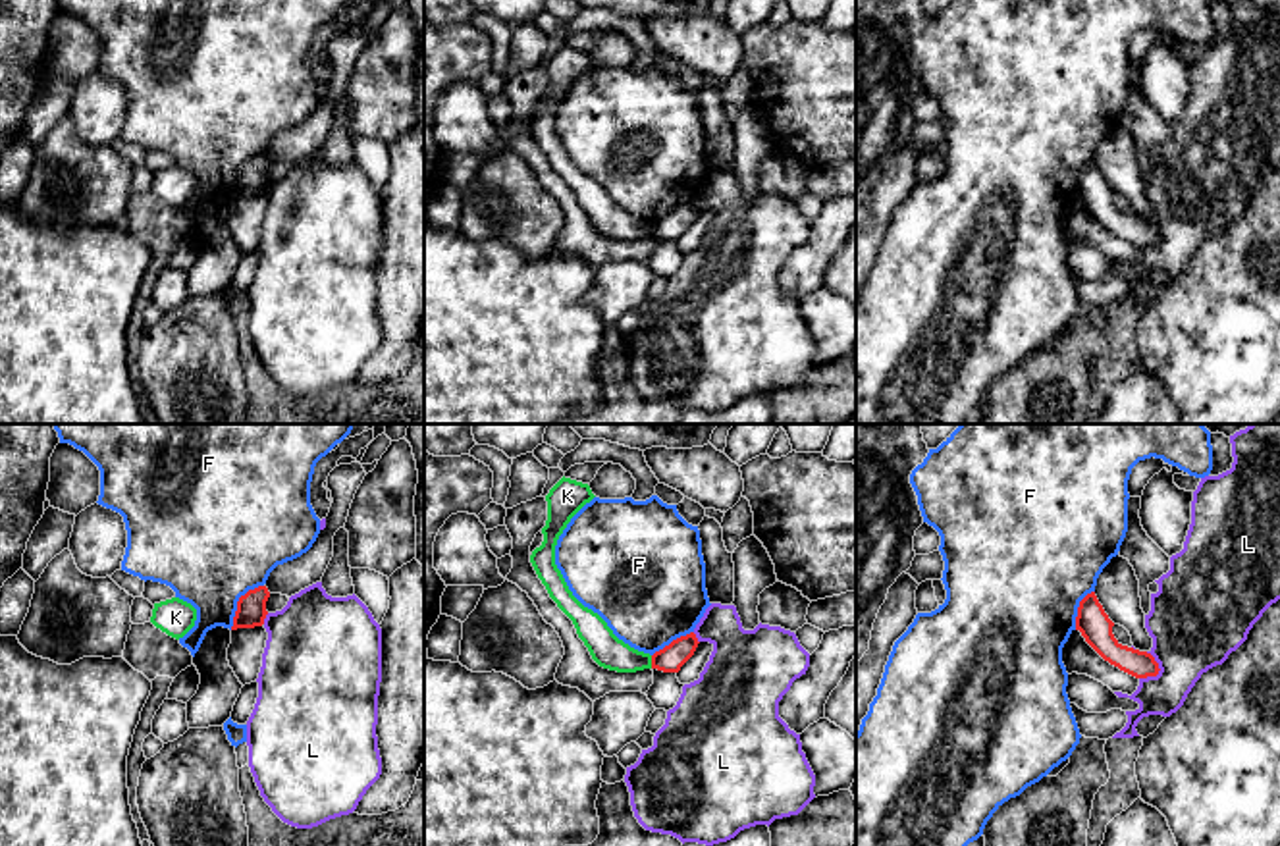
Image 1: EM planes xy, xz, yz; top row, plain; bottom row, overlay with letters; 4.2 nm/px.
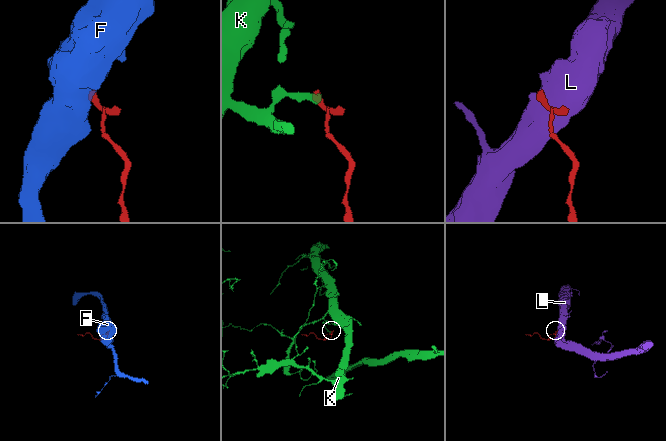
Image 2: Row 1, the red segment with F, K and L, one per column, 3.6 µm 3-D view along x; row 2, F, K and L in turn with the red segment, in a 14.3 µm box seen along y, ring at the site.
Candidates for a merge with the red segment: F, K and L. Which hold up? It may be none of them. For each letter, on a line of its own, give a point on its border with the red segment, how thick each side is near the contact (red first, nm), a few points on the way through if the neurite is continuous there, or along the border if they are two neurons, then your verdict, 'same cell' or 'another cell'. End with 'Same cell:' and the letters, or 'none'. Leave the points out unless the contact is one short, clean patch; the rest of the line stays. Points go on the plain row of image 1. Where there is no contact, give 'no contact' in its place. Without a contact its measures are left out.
F: contact xy (238, 170); calibres 130 and 460 nm; border xy (263, 153), (240, 166), (230, 197); another cell
K: contact xz (652, 230); calibres 110 and 140 nm; border xz (650, 224), (652, 236); another cell
L: contact yz (1159, 237); calibres 110 and 380 nm; another cell
Same cell: none

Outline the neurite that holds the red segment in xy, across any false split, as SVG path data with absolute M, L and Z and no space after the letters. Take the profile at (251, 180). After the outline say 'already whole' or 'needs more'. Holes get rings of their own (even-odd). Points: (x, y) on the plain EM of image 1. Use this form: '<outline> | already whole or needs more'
M258 154L241 164L237 170L237 179L233 185L231 198L262 195L268 183L266 179L268 166L270 160L266 154Z | already whole

